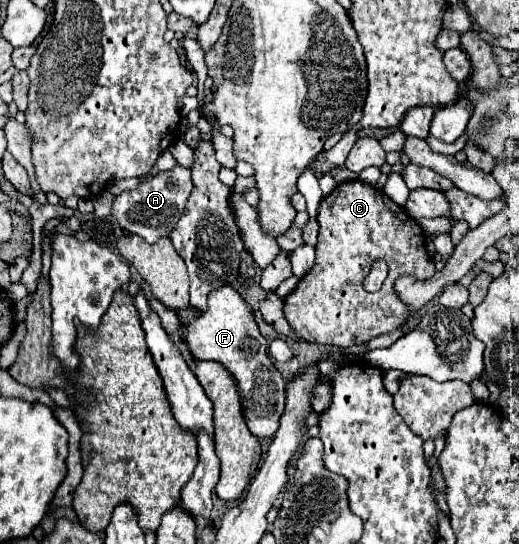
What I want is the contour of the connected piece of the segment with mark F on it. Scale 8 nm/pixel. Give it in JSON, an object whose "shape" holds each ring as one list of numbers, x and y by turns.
{"shape":[[229,285,211,291,209,307,201,317,187,323,187,347,195,359,221,363,235,379,241,393,243,417,249,431,259,437,273,437,279,429,279,415,285,407,285,381,267,355,267,341,259,333,251,307]]}

